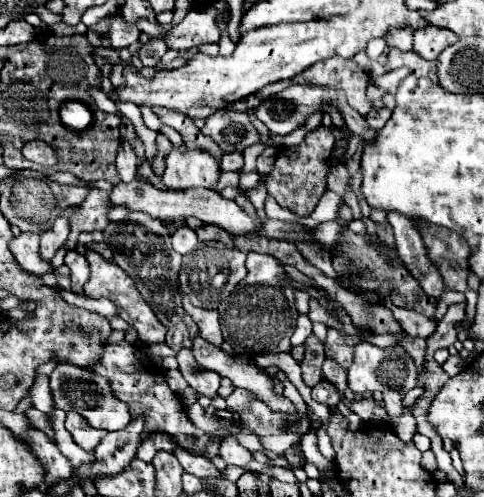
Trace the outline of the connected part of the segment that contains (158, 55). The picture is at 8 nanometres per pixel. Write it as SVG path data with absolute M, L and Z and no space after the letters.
M162 37L151 39L139 50L139 58L144 67L155 67L167 52L167 46Z

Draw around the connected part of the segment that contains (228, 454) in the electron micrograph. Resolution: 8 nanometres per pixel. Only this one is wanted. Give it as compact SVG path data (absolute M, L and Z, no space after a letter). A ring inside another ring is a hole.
M225 437L225 441L221 443L219 455L229 463L229 465L237 465L237 467L247 467L249 461L253 461L253 455L249 449L245 449L237 437Z

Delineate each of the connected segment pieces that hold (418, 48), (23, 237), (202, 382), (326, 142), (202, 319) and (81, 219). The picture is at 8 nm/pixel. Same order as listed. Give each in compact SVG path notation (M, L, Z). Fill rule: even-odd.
M427 25L425 29L417 29L415 31L415 41L413 41L413 51L419 53L425 59L437 59L439 53L449 47L451 43L455 43L459 37L455 33L451 33L449 29L441 29L441 27L431 27Z
M21 233L19 237L13 237L9 243L9 249L13 257L19 261L19 265L35 275L47 275L53 265L51 261L45 261L39 253L39 235L37 233Z
M182 348L177 355L179 361L179 371L183 373L183 377L187 379L187 383L199 393L205 395L209 399L213 399L217 395L219 389L219 381L221 377L217 373L211 373L207 369L201 369L191 353L191 349Z
M319 125L315 131L307 133L305 137L307 143L301 143L297 147L285 147L279 151L277 159L275 159L275 165L273 165L273 171L265 177L265 183L267 183L267 193L271 197L275 197L275 201L297 213L297 215L309 215L313 213L315 205L319 203L319 197L325 193L327 189L327 173L329 173L329 167L327 167L327 161L329 161L329 153L335 145L335 137L333 137L333 131L331 127L325 127L325 125Z
M183 295L183 305L185 305L185 311L193 317L193 321L199 325L199 331L201 331L201 337L207 339L209 343L213 345L221 345L223 343L223 335L221 335L221 327L219 327L219 313L215 309L201 309L201 307L193 307L189 297Z
M91 189L87 199L81 203L79 213L71 219L71 233L67 239L67 247L75 249L77 235L83 231L105 231L109 225L109 193L103 189Z

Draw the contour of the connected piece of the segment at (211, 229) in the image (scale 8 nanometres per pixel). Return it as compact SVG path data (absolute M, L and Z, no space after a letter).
M201 225L201 227L197 227L195 229L197 231L197 235L199 235L199 241L203 241L203 239L209 239L209 241L223 241L223 243L227 243L227 245L231 245L233 243L233 237L225 231L225 229L221 229L221 227L217 227L217 225Z

